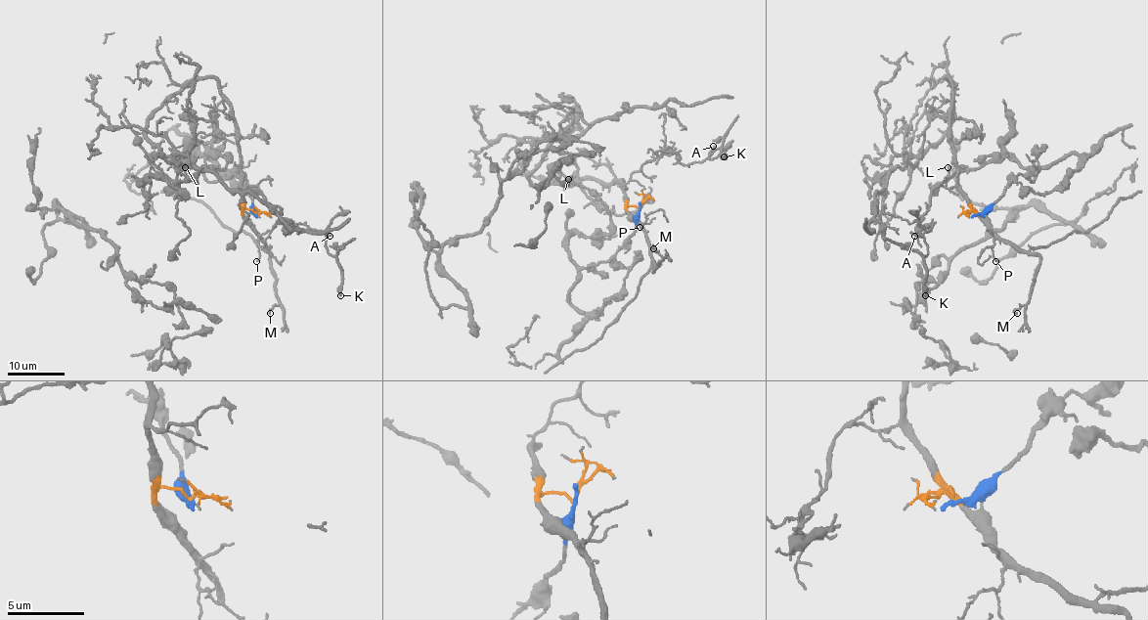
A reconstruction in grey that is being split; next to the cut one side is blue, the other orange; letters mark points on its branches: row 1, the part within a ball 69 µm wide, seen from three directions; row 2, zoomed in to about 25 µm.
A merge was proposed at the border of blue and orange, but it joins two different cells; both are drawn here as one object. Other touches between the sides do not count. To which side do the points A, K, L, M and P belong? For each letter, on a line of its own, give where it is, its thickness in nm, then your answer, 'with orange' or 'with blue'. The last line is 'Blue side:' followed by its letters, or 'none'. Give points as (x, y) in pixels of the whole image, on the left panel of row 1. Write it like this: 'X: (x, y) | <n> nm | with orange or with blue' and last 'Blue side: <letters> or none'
A: (330, 236) | 140 nm | with orange
K: (340, 295) | 380 nm | with orange
L: (185, 167) | 130 nm | with blue
M: (270, 313) | 150 nm | with orange
P: (256, 261) | 110 nm | with orange
Blue side: L

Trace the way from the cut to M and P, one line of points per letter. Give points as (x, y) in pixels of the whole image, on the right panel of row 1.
M: (977, 213), (980, 219), (1002, 240), (1034, 252), (1039, 257), (1030, 299), (1014, 310), (1017, 313)
P: (977, 213), (994, 237), (993, 257), (995, 260)

